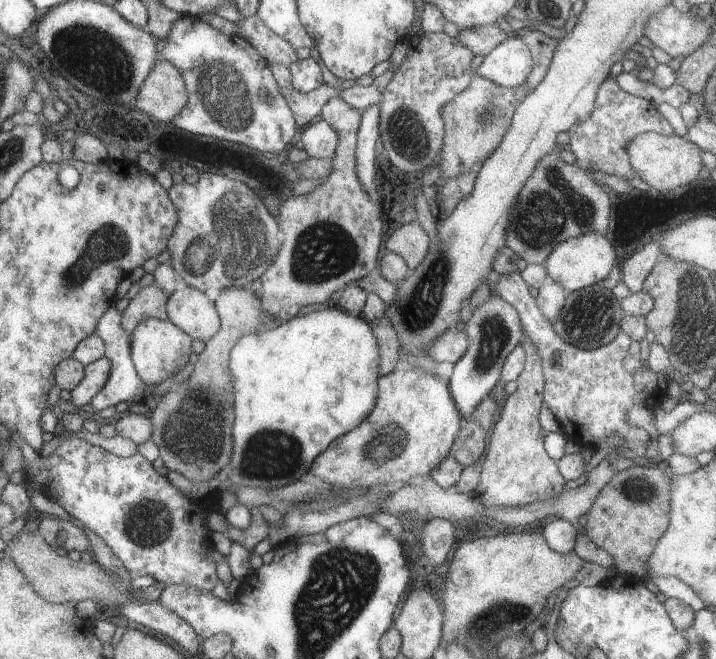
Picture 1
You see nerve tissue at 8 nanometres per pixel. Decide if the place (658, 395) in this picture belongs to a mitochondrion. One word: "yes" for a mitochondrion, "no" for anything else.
no

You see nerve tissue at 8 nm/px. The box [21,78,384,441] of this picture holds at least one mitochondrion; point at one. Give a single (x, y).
(239, 239)

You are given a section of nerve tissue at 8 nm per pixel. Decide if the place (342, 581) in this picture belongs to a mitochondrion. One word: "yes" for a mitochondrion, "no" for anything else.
yes

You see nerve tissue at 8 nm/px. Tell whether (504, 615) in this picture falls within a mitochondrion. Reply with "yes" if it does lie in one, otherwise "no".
yes

